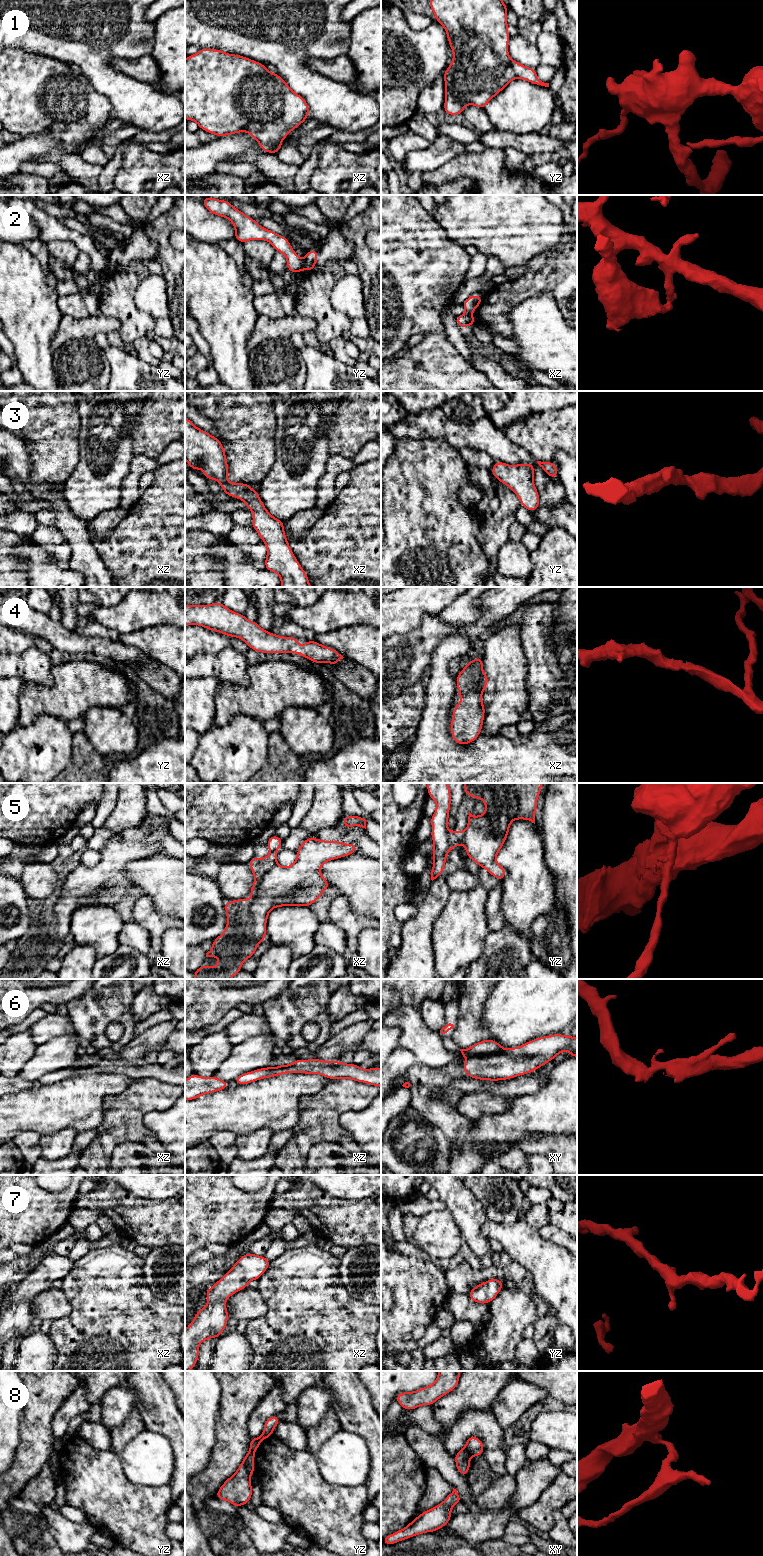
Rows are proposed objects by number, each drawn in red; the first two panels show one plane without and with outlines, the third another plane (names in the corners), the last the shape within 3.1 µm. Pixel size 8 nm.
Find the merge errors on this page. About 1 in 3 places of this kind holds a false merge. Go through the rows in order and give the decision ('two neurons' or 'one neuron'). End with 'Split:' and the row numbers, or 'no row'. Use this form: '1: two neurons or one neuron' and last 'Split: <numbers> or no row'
1: one neuron
2: two neurons
3: one neuron
4: one neuron
5: two neurons
6: two neurons
7: one neuron
8: two neurons
Split: 2, 5, 6, 8

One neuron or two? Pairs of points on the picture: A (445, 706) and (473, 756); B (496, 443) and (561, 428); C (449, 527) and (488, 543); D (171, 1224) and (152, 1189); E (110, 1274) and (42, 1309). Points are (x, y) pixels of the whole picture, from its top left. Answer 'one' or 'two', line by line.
A: one
B: two
C: two
D: two
E: two

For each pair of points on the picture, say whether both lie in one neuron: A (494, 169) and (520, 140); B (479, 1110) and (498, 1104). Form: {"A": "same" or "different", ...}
{"A": "different", "B": "same"}

